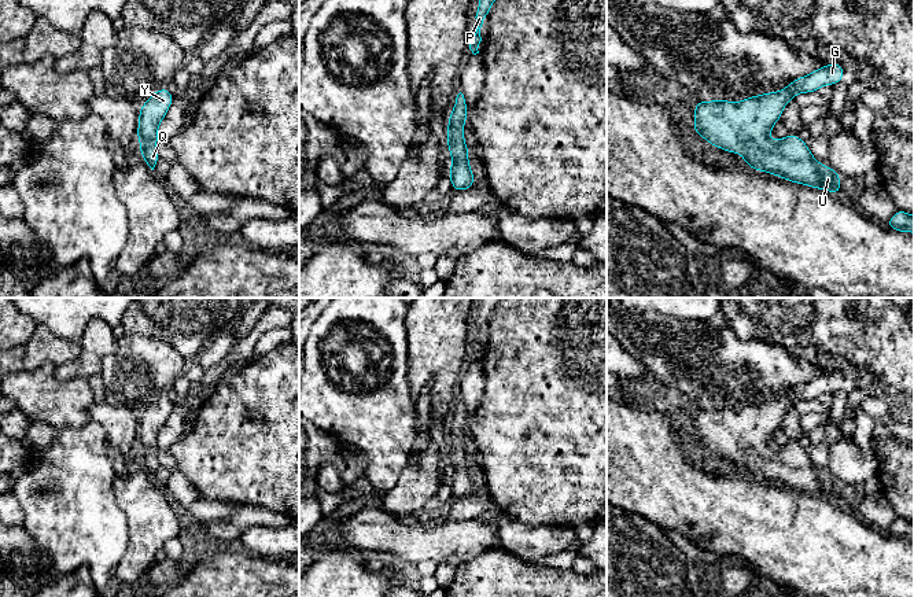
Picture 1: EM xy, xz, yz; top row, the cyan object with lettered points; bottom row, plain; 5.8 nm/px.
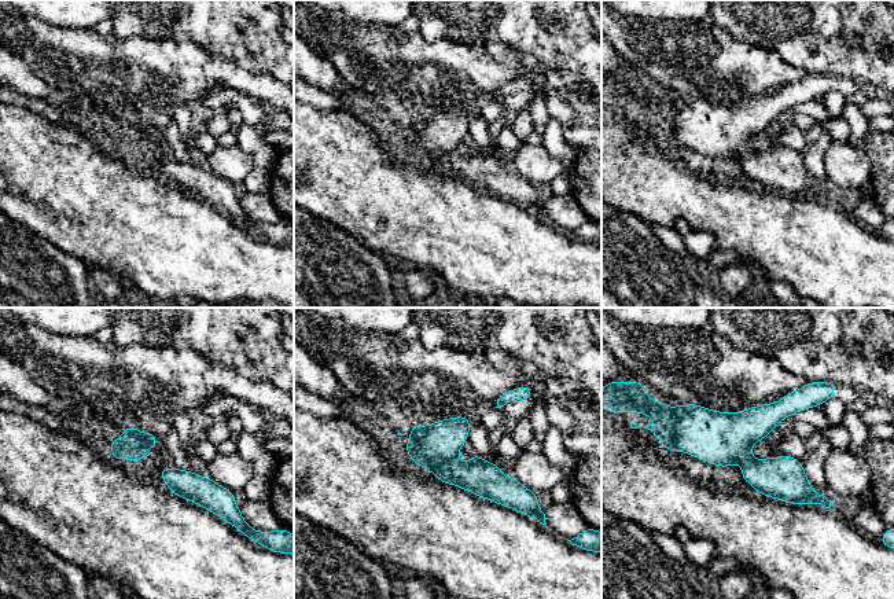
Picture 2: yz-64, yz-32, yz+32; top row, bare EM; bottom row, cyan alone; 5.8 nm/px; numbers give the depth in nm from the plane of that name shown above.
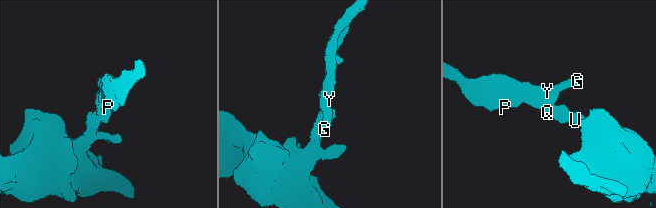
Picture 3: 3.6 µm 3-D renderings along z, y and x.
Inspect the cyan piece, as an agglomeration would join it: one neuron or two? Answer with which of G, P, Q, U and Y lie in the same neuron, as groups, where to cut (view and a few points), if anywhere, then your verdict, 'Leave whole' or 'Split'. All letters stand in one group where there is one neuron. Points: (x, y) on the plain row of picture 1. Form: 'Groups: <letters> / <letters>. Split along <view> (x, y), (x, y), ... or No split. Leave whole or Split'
Groups: G P Q U Y. No split. Leave whole

